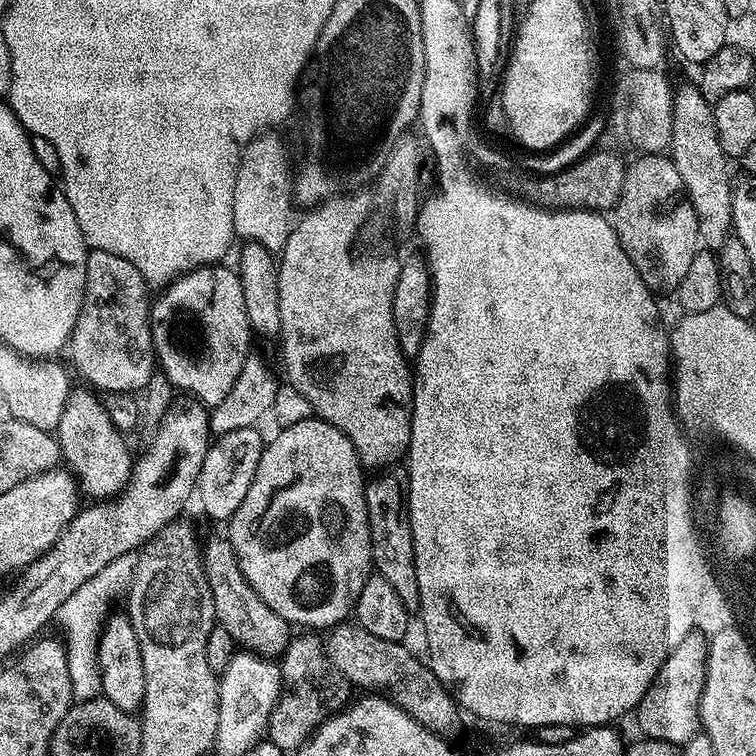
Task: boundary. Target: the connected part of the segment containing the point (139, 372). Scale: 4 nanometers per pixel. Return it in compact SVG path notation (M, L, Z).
M91 250L88 253L88 261L86 262L86 286L84 287L84 301L80 307L80 313L76 319L76 325L72 331L72 339L70 341L70 352L72 348L72 364L71 367L81 372L86 379L89 380L93 389L99 390L101 393L107 394L112 392L138 393L152 377L152 373L157 371L158 361L156 359L156 349L152 347L152 318L150 315L150 296L148 300L148 292L150 285L142 278L142 274L138 270L138 266L134 266L134 262L126 262L126 258L118 258L118 254L106 254L106 250Z

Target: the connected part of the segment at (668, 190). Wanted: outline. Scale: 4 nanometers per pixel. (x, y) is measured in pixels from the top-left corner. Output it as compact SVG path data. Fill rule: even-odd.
M664 154L639 158L627 167L622 198L614 209L616 237L650 291L675 293L702 248L698 217L672 159Z

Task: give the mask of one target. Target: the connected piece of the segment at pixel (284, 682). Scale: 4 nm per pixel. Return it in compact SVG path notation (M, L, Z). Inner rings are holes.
M316 634L304 635L308 636L293 635L279 657L280 697L268 719L267 739L285 754L295 753L328 717L335 716L350 700L350 685L334 670L325 641Z

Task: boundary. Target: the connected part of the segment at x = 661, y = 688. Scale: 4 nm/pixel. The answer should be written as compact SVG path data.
M700 630L689 632L670 654L670 658L666 658L662 670L658 670L654 682L646 690L634 713L636 724L644 731L641 733L647 739L683 746L701 731L700 698L704 689L707 661L708 640Z

